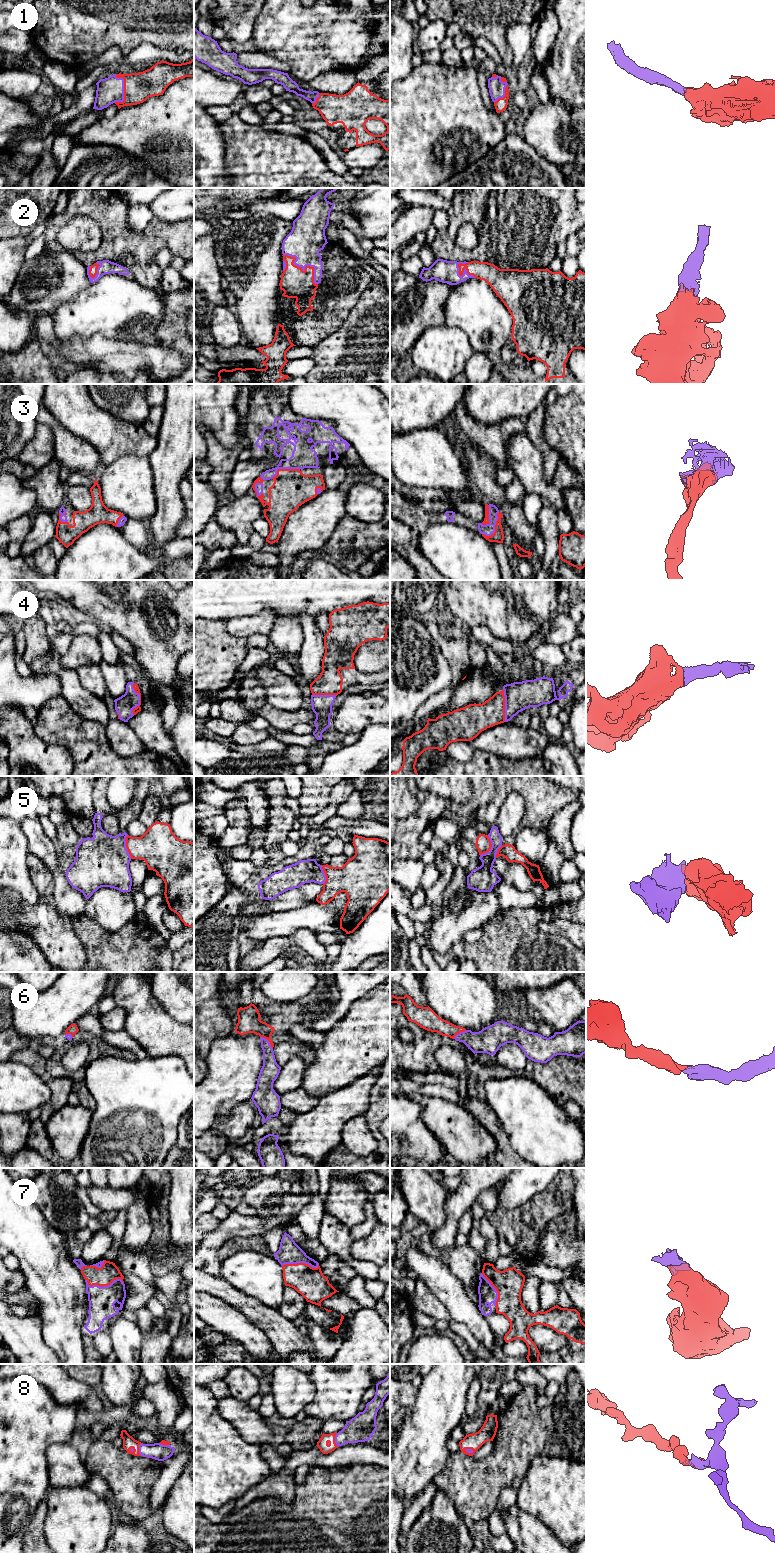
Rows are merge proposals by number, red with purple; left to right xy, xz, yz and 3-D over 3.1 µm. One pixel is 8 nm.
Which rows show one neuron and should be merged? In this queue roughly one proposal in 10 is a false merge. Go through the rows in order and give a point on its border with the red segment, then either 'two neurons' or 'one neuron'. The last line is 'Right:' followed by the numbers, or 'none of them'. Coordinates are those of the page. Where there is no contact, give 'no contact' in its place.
1: meets red in xy at (124, 86); one neuron
2: meets red in xz at (305, 269); one neuron
3: meets red in yz at (495, 528); one neuron
4: meets red in xy at (140, 699); one neuron
5: meets red in yz at (491, 846); two neurons
6: meets red in xz at (268, 1040); one neuron
7: meets red in xy at (104, 1285); one neuron
8: meets red in xy at (138, 1449); one neuron
Right: 1, 2, 3, 4, 6, 7, 8

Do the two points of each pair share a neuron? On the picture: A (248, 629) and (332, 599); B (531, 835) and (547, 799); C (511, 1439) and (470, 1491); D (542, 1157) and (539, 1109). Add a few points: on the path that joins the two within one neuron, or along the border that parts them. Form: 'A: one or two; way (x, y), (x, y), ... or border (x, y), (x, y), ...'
A: two; border (276, 614), (272, 610), (262, 609), (251, 616)
B: two; border (520, 827), (535, 827), (546, 831)
C: one; way (509, 1452), (483, 1478)
D: one; way (542, 1145), (539, 1121)

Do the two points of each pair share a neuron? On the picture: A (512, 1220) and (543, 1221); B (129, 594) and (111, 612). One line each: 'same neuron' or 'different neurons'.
A: same neuron
B: same neuron

